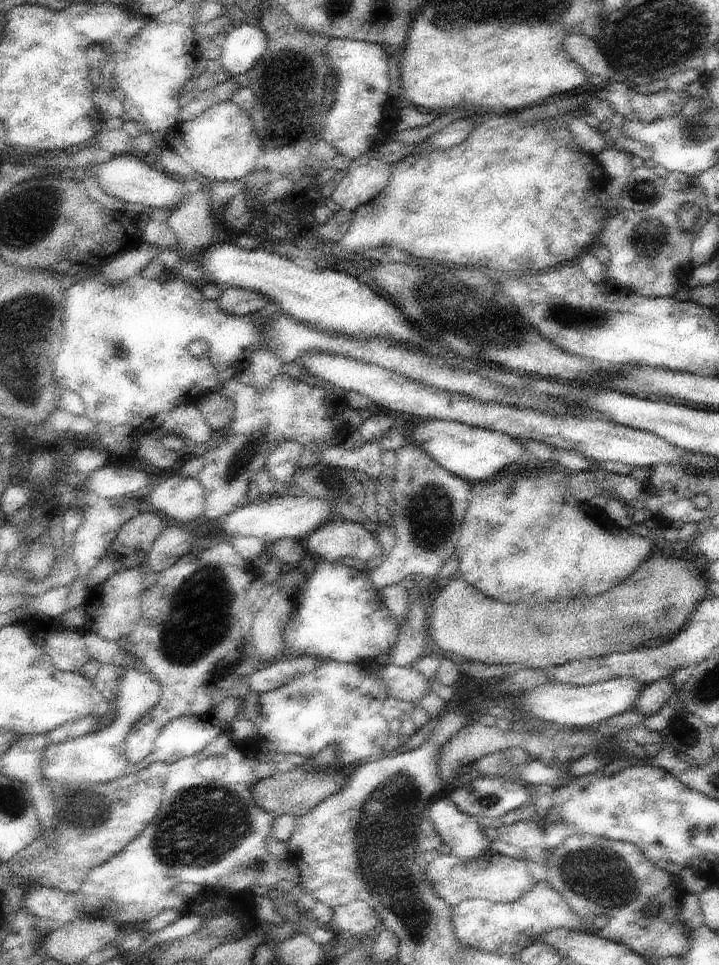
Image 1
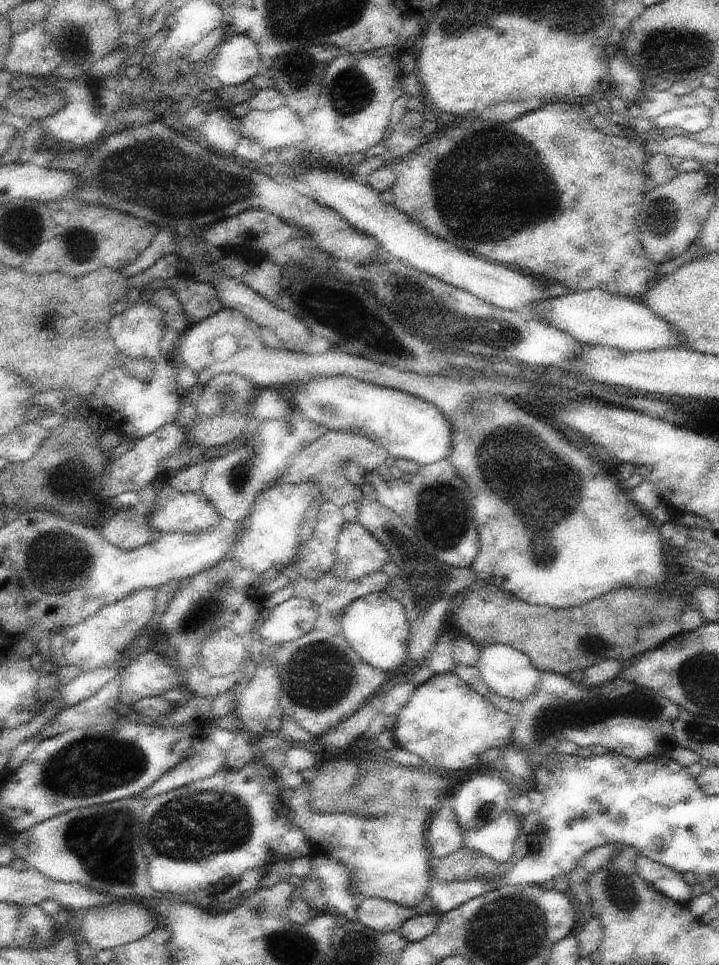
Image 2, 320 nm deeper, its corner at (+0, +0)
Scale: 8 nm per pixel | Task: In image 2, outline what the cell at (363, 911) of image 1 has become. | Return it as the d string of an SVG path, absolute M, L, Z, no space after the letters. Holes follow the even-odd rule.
M426 895L418 906L410 908L388 899L366 897L358 907L358 918L364 926L377 931L399 931L405 922L416 915L438 912L438 907L430 895Z

